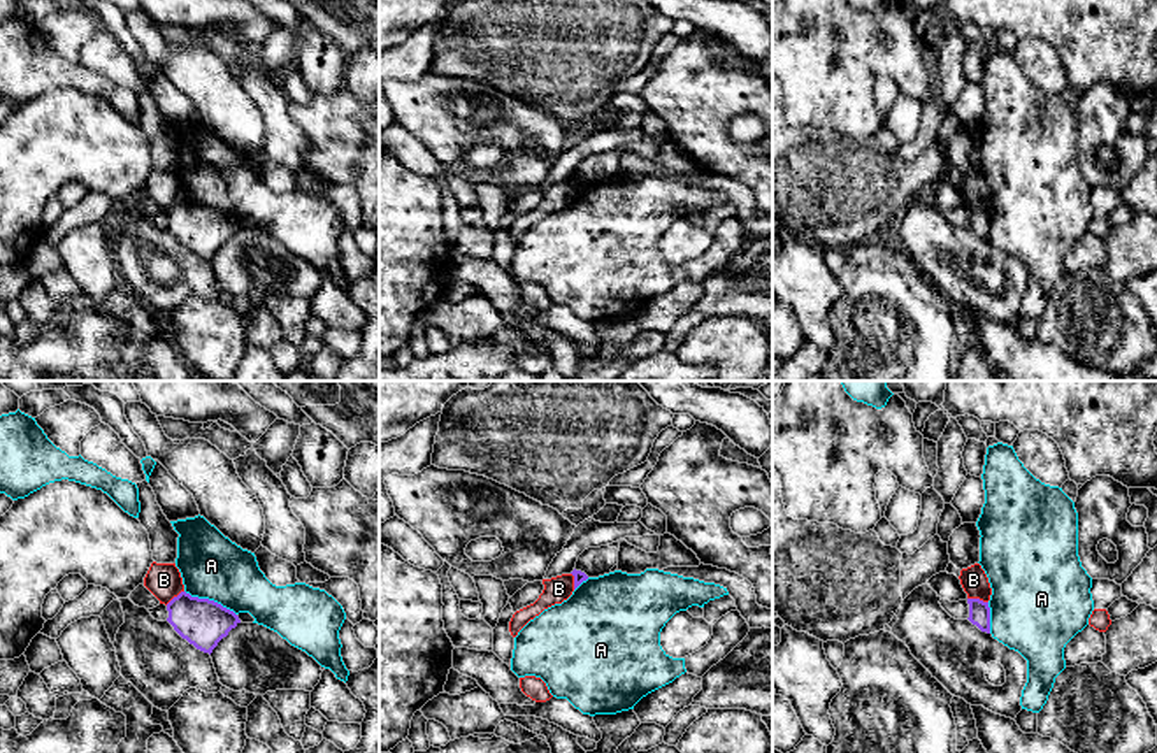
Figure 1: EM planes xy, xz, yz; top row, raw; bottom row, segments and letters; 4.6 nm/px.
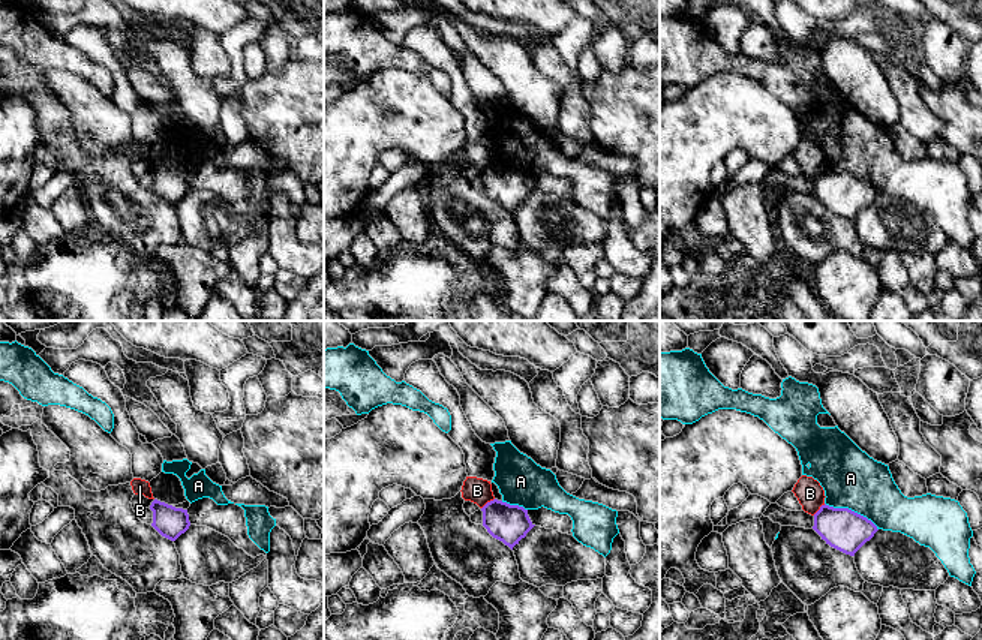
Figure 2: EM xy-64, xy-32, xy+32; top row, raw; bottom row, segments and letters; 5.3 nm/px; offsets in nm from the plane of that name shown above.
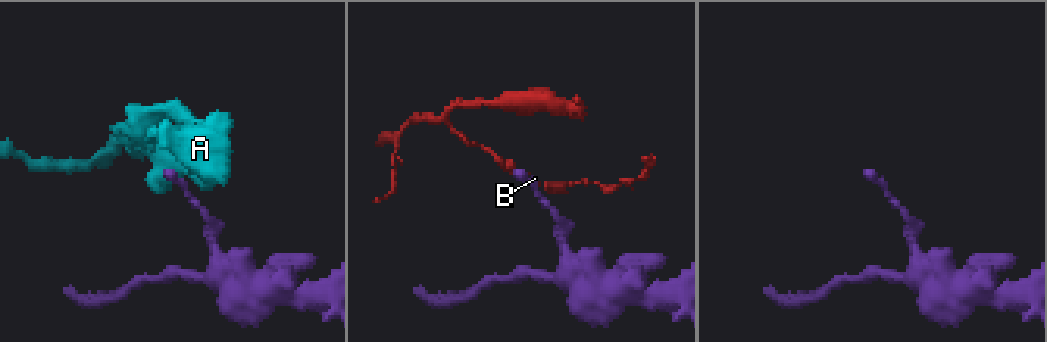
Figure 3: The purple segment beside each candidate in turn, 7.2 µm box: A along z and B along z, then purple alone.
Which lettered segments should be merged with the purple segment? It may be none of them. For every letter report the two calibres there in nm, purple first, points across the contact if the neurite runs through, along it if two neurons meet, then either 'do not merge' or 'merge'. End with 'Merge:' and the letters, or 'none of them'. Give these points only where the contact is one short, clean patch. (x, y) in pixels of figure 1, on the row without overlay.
A: calibres 220 and 300 nm; do not merge
B: calibres 100 and 120 nm; border yz (968, 204), (978, 204), (987, 209); do not merge
Merge: none of them

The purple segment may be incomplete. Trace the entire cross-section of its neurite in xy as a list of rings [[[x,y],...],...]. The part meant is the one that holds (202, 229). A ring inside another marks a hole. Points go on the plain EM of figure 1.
[[[186,198],[174,204],[167,211],[167,218],[167,228],[174,237],[197,256],[209,262],[241,230],[234,218],[209,205],[191,204]]]

